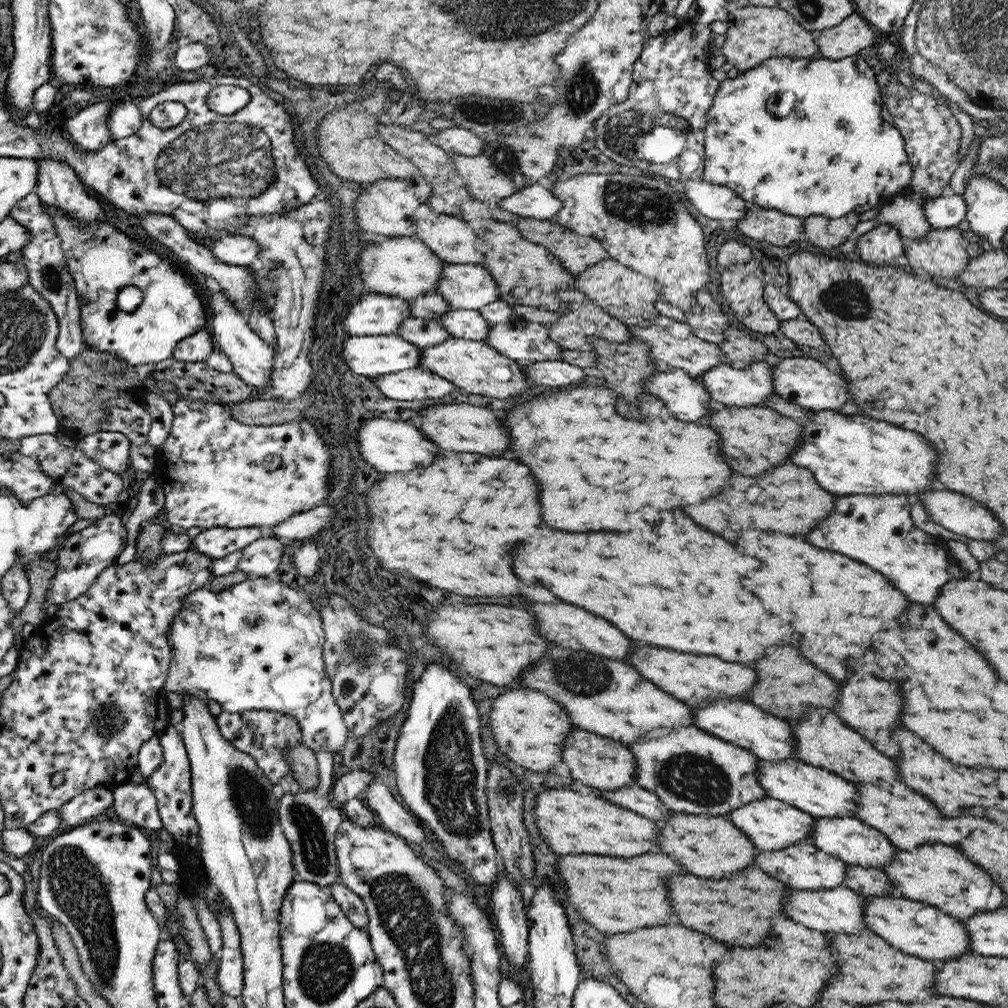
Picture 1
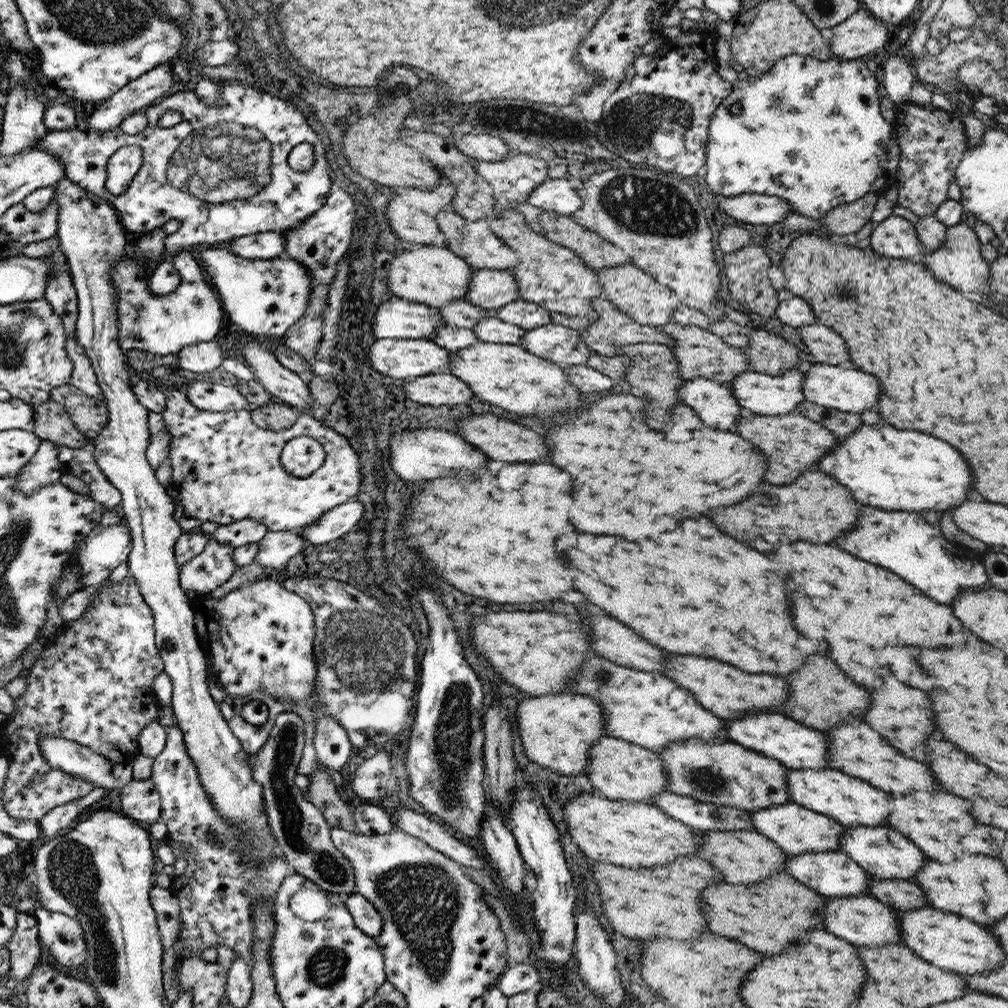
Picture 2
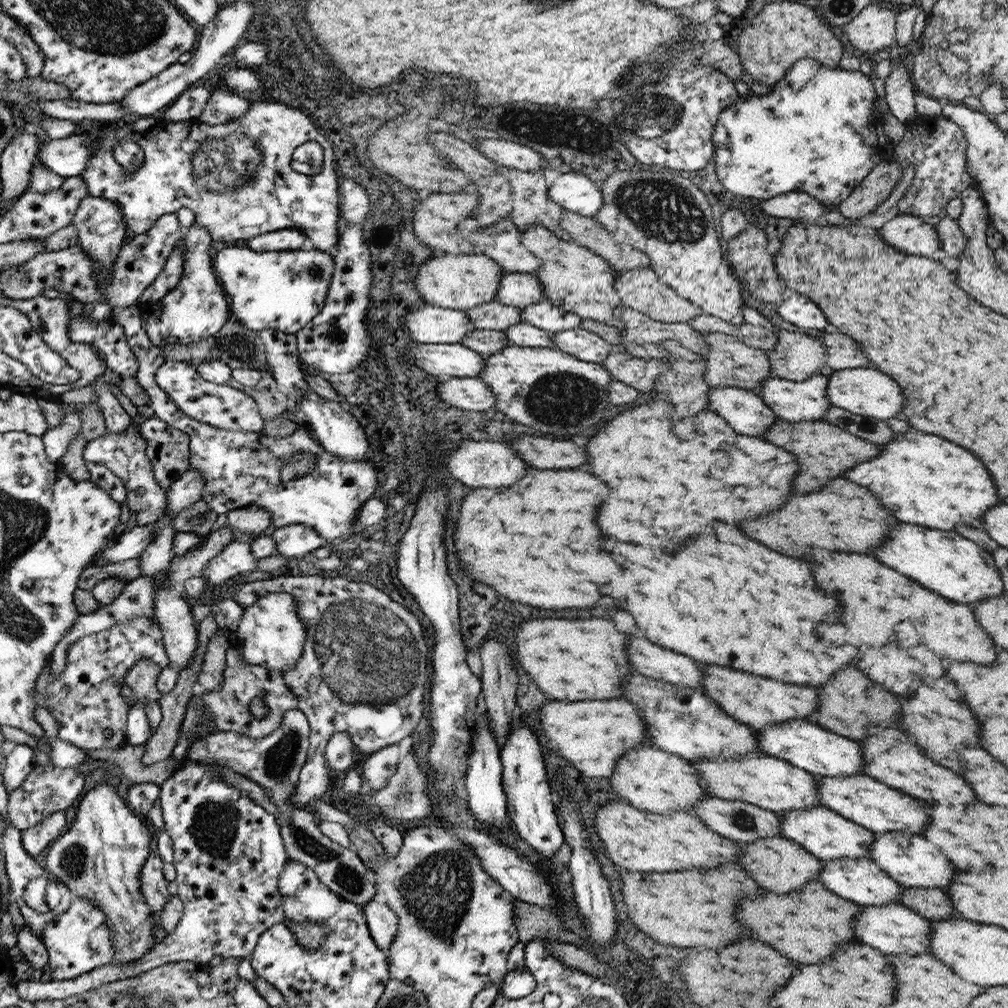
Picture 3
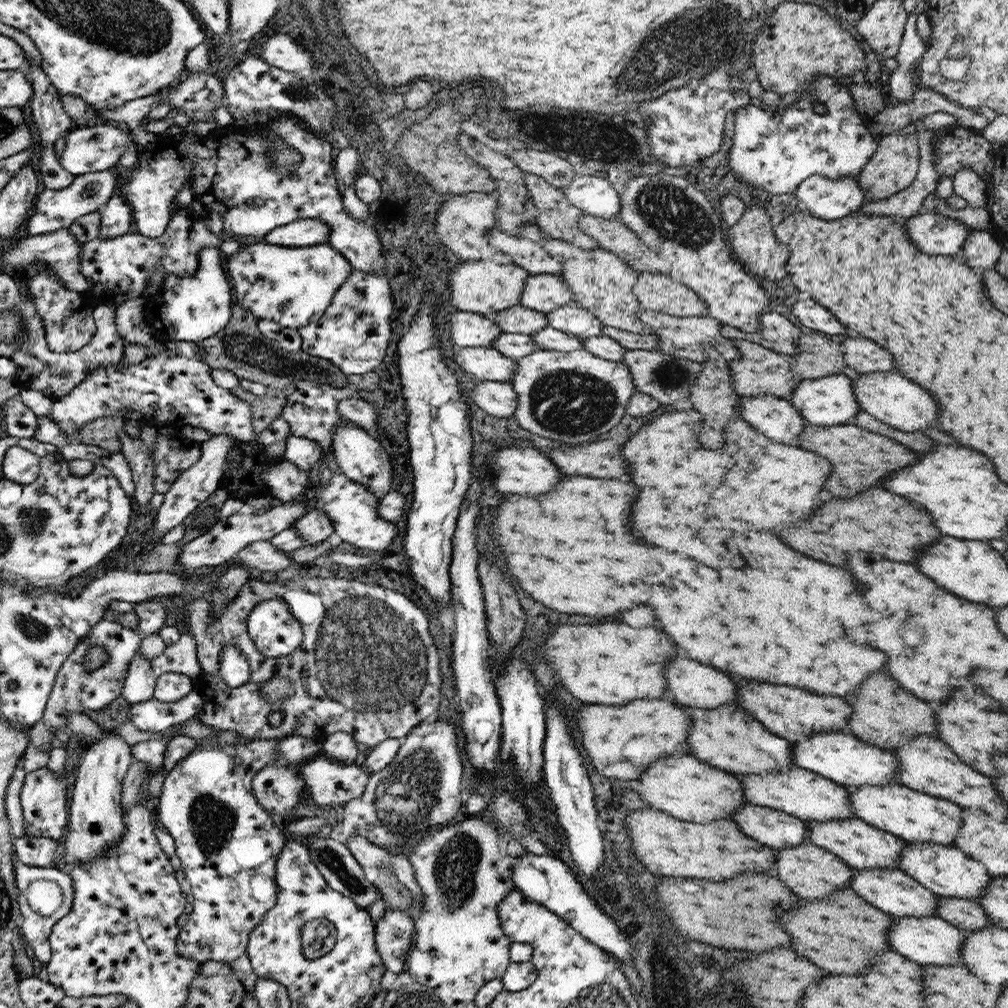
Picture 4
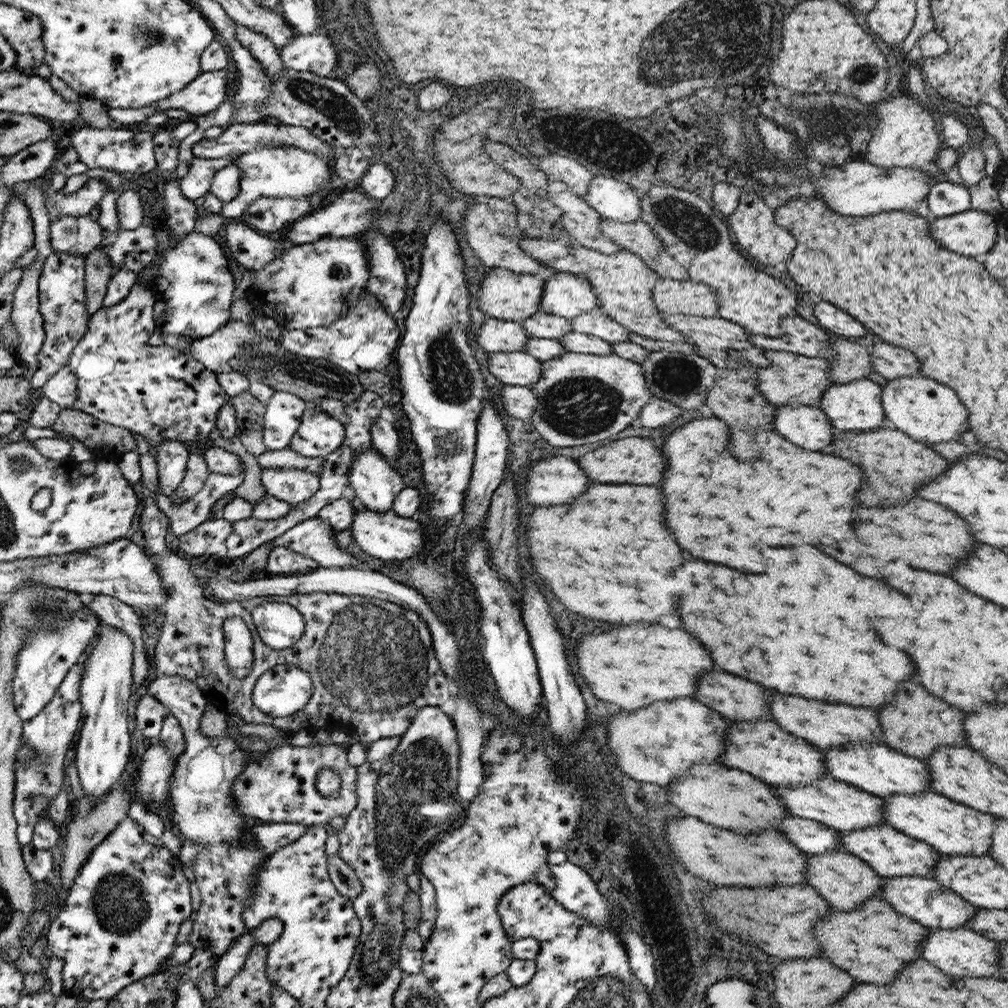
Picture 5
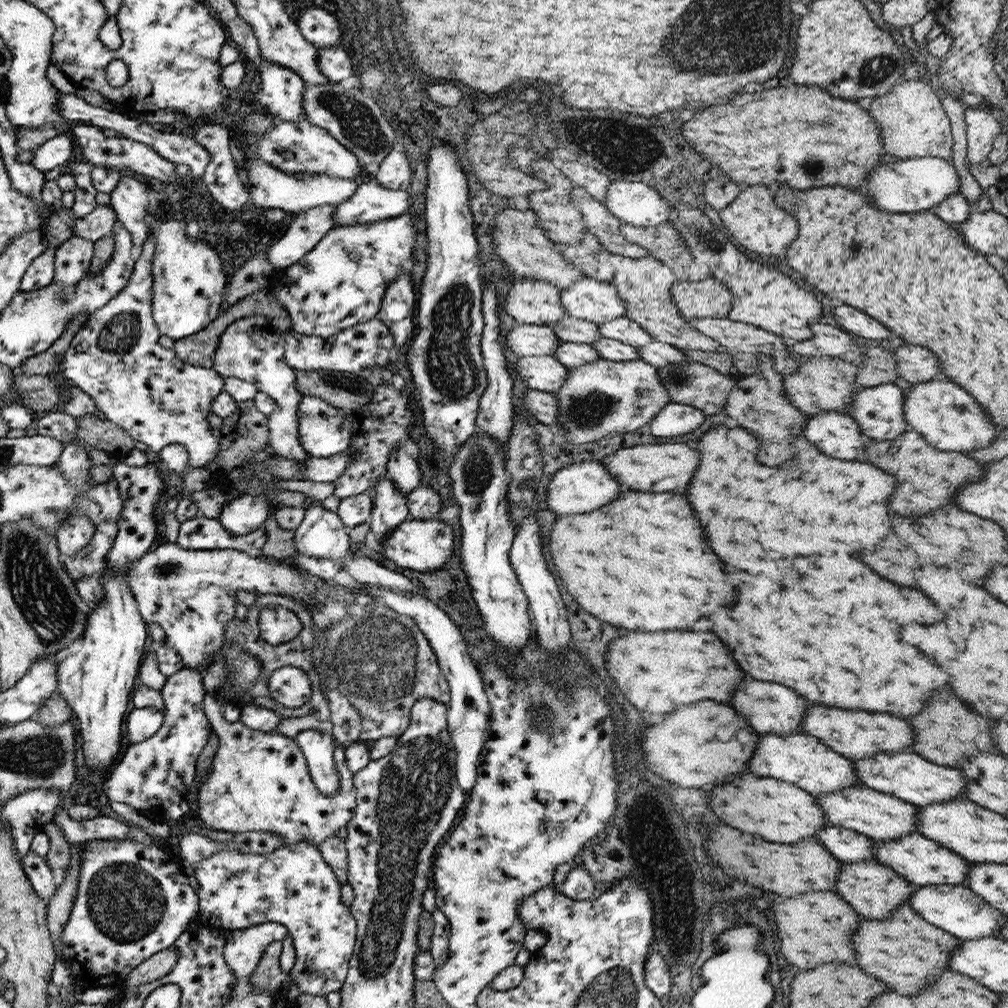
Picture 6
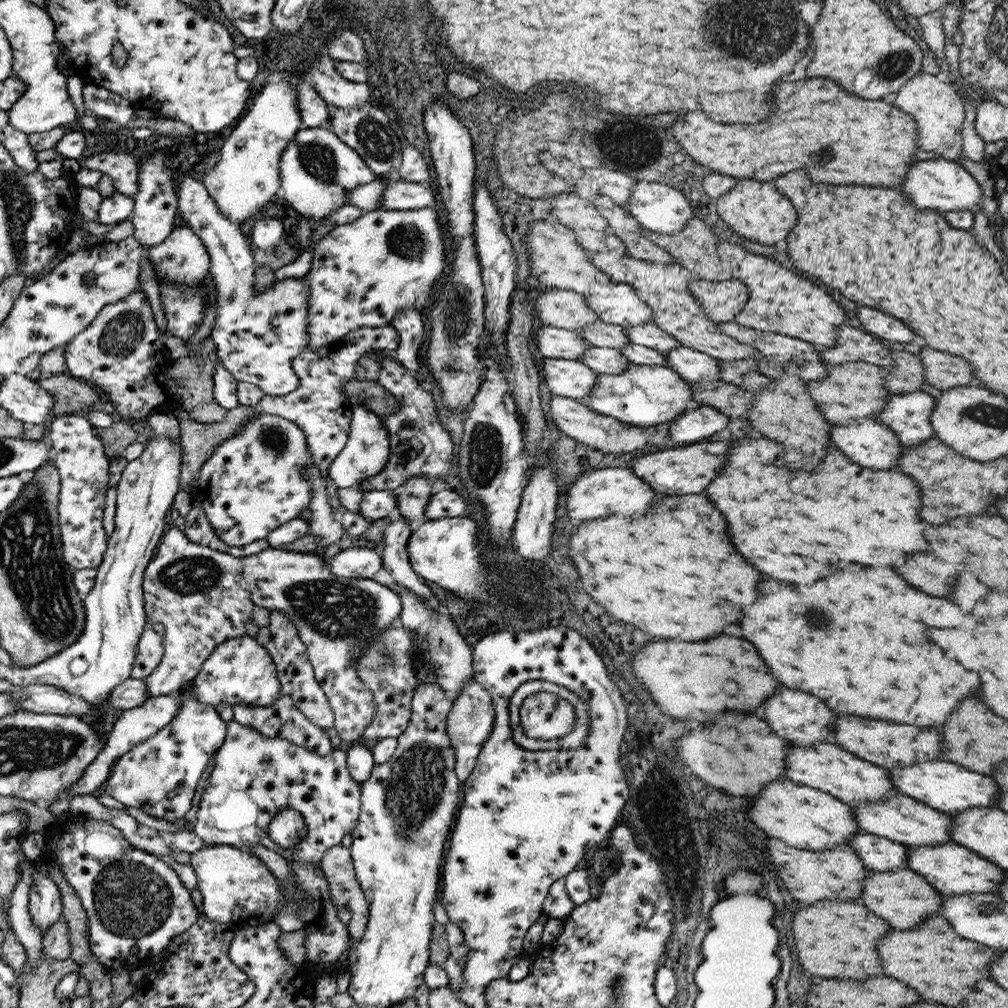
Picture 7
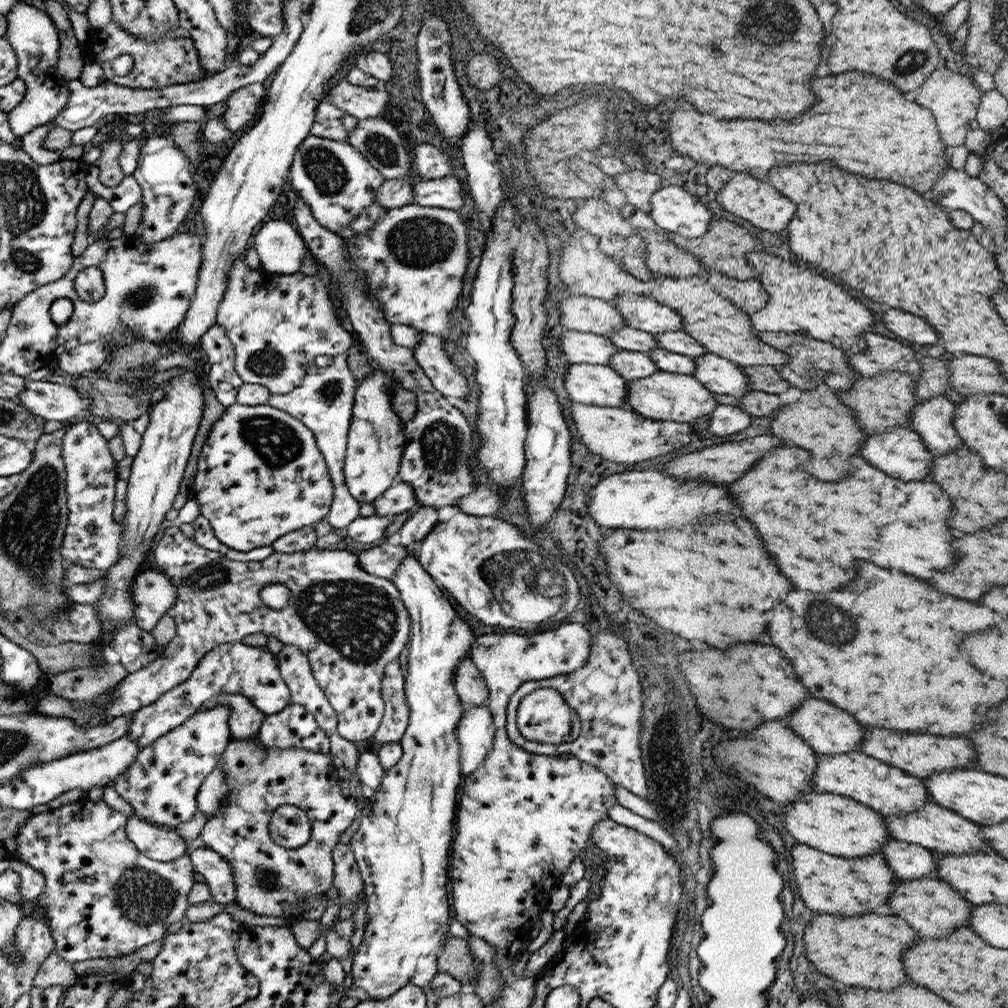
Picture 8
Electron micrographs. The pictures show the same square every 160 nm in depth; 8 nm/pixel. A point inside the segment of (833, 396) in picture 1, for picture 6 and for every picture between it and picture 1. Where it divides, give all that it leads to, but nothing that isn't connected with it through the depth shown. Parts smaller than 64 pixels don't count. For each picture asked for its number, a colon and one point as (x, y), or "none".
2: (833, 386)
3: (866, 391)
4: (888, 395)
5: (929, 412)
6: (951, 420)

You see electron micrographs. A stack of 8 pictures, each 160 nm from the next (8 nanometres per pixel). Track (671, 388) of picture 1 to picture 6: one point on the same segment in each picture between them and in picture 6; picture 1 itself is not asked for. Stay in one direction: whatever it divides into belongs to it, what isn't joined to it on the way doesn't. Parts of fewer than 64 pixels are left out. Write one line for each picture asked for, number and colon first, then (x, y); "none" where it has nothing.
2: (714, 403)
3: (744, 410)
4: (777, 419)
5: (808, 427)
6: (837, 434)

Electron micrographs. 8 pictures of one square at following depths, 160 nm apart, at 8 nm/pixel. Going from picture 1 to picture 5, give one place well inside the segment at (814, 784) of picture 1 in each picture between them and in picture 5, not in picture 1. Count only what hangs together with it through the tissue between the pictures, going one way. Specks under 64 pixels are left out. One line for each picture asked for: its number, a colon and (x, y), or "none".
2: (852, 801)
3: (868, 802)
4: (911, 815)
5: (951, 827)

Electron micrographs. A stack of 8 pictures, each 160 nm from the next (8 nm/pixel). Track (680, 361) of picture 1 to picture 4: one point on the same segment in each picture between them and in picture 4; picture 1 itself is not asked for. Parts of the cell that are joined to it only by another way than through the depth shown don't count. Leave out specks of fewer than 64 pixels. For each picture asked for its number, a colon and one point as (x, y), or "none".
2: (700, 353)
3: (731, 363)
4: (757, 371)

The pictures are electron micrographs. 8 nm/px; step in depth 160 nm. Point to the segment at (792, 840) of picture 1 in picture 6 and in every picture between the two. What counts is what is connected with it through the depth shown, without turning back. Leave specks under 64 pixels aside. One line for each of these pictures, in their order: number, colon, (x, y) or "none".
2: (795, 829)
3: (824, 833)
4: (863, 847)
5: (890, 853)
6: (921, 861)

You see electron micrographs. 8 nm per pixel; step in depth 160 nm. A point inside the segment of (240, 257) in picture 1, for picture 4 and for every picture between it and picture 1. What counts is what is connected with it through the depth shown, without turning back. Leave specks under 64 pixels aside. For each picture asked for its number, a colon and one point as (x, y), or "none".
2: (267, 245)
3: (287, 239)
4: (302, 233)

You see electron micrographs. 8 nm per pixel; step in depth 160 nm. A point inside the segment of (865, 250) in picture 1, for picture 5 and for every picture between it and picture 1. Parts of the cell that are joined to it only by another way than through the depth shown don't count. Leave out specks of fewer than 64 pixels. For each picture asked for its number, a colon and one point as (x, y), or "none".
2: (895, 237)
3: (905, 232)
4: (934, 234)
5: (972, 233)

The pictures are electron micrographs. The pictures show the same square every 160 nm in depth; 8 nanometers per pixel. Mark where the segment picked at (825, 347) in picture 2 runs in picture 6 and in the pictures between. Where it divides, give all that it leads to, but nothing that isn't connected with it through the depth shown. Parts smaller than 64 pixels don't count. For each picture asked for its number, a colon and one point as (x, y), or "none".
3: (842, 352)
4: (861, 355)
5: (890, 362)
6: (914, 364)

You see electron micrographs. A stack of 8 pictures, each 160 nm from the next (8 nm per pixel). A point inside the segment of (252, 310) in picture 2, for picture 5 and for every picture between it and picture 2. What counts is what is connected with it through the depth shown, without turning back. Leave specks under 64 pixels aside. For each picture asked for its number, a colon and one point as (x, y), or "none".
3: (283, 291)
4: (294, 287)
5: (311, 285)

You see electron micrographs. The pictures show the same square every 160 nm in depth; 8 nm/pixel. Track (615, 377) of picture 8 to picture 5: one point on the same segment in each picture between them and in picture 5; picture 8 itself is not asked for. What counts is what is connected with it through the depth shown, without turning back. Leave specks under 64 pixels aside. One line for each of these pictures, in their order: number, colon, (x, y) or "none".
5: (515, 369)
6: (545, 373)
7: (573, 379)

